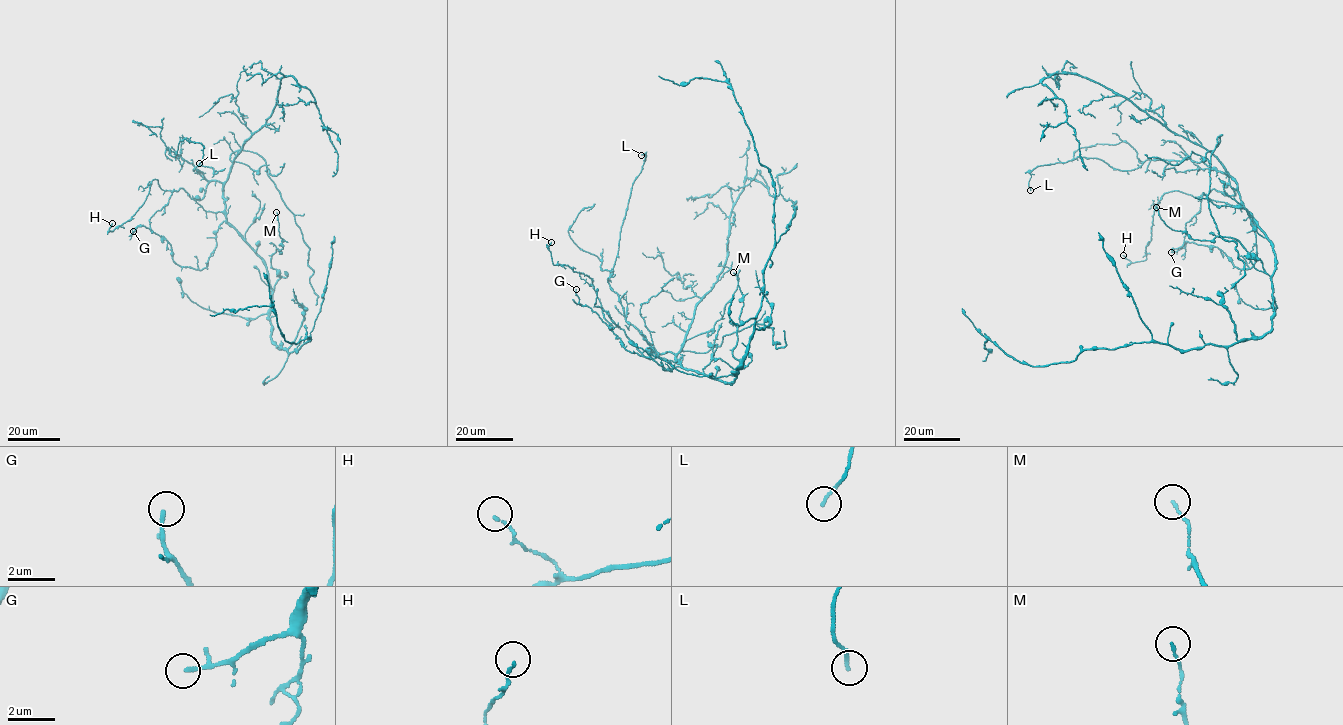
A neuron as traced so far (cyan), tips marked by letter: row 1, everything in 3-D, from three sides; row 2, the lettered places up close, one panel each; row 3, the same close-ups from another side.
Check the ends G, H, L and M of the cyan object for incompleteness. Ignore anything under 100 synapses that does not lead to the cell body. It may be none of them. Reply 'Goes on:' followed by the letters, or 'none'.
Goes on: none

